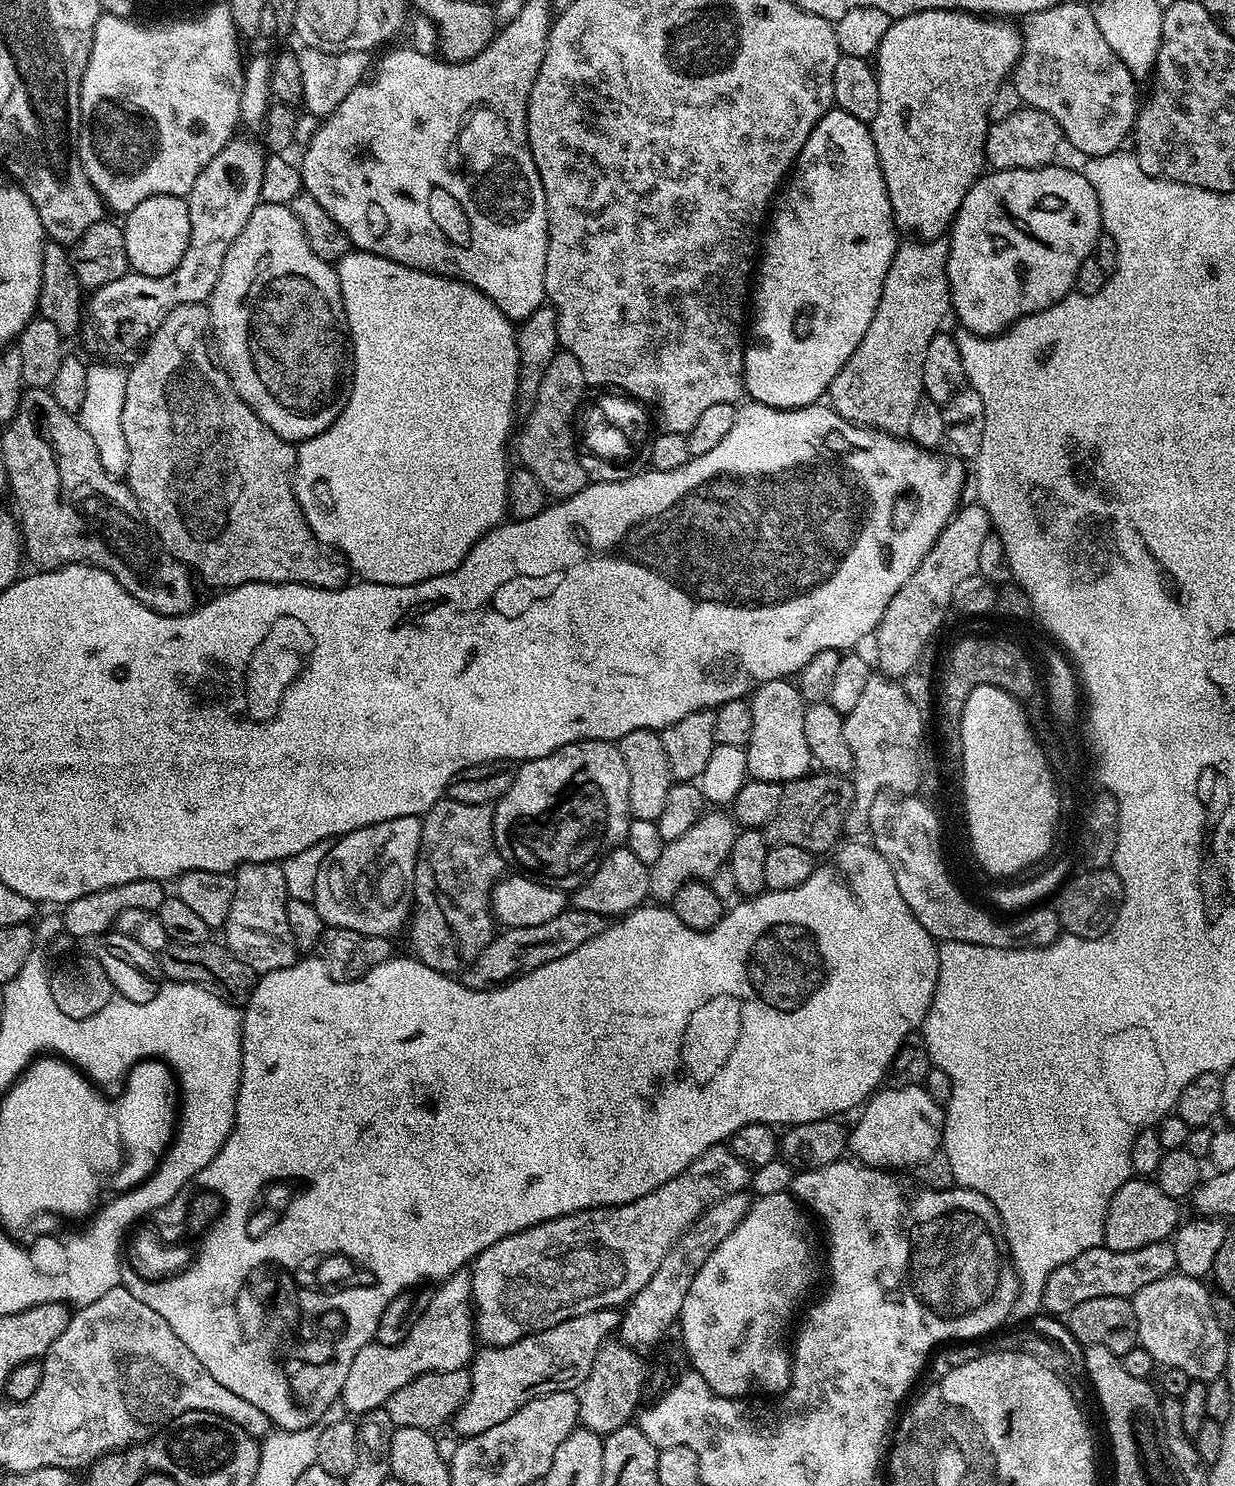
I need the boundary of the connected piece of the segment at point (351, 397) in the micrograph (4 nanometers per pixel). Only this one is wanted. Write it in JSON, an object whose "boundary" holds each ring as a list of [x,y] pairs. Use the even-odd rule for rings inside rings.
{"boundary":[[[350,250],[335,265],[336,277],[340,283],[340,293],[342,294],[342,302],[344,303],[344,313],[346,314],[346,322],[348,323],[348,338],[350,341],[350,387],[348,389],[348,400],[344,404],[344,409],[338,414],[336,421],[326,430],[322,430],[322,434],[318,434],[309,440],[299,441],[296,450],[296,470],[292,478],[292,489],[296,495],[298,506],[302,510],[302,514],[306,518],[306,522],[310,526],[310,530],[316,535],[321,545],[328,546],[333,544],[337,548],[335,551],[346,561],[349,569],[353,573],[356,572],[361,581],[370,584],[393,584],[394,586],[406,586],[407,584],[417,584],[423,580],[429,580],[435,576],[441,576],[447,572],[452,572],[466,558],[466,554],[470,554],[470,550],[474,545],[492,531],[497,524],[505,519],[508,512],[508,474],[510,465],[508,465],[508,448],[510,452],[510,440],[508,444],[508,435],[512,432],[512,419],[518,416],[518,405],[516,402],[516,391],[518,390],[518,346],[516,345],[516,328],[513,321],[508,319],[506,314],[502,314],[502,310],[498,310],[498,306],[494,306],[494,302],[490,302],[490,298],[486,298],[486,294],[482,294],[474,286],[463,284],[460,280],[451,280],[448,276],[435,276],[429,272],[422,270],[414,270],[410,266],[402,266],[398,262],[390,262],[390,258],[382,258],[378,254],[370,254],[359,250]],[[325,488],[328,496],[332,499],[332,508],[320,508],[320,491]]]}

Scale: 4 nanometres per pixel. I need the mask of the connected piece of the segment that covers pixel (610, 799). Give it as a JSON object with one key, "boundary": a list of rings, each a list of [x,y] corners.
{"boundary":[[[579,740],[542,758],[523,761],[517,768],[516,777],[492,808],[494,842],[500,856],[505,865],[513,864],[513,869],[551,888],[575,890],[592,877],[609,852],[628,839],[630,774],[626,774],[620,749],[607,740]]]}

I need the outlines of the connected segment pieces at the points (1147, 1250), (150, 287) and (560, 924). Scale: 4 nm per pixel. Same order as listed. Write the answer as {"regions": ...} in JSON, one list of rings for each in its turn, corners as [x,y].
{"regions":[[[[1168,1240],[1154,1242],[1150,1246],[1142,1246],[1138,1250],[1115,1252],[1103,1246],[1091,1248],[1078,1258],[1058,1266],[1046,1278],[1044,1283],[1043,1311],[1067,1314],[1078,1306],[1078,1302],[1086,1302],[1086,1298],[1102,1298],[1103,1296],[1131,1297],[1142,1286],[1150,1286],[1150,1282],[1158,1282],[1158,1278],[1166,1278],[1177,1271],[1174,1258],[1174,1246]]],[[[233,138],[226,147],[198,174],[194,186],[186,197],[190,210],[190,242],[186,246],[186,254],[182,254],[182,262],[170,270],[165,276],[141,276],[129,274],[118,278],[118,282],[106,282],[106,286],[95,289],[86,304],[86,316],[92,319],[92,348],[101,352],[101,357],[108,358],[111,352],[124,352],[118,357],[119,363],[131,366],[136,363],[137,353],[128,352],[131,348],[139,349],[151,340],[156,327],[164,321],[164,316],[180,304],[202,304],[211,297],[214,286],[218,282],[218,274],[222,274],[222,262],[226,258],[226,250],[242,234],[242,226],[254,214],[256,205],[261,203],[260,190],[262,188],[262,170],[266,159],[266,152],[258,143],[252,140]]],[[[569,907],[558,918],[550,918],[550,922],[542,922],[542,926],[526,926],[525,928],[509,928],[493,935],[492,941],[474,958],[474,962],[468,965],[462,973],[462,983],[468,988],[495,988],[501,984],[507,984],[508,981],[516,979],[517,976],[526,974],[530,970],[538,970],[546,962],[554,962],[554,958],[566,958],[573,950],[578,950],[582,942],[590,942],[590,938],[598,938],[602,930],[608,928],[609,921],[602,914],[596,914],[594,910],[578,910]]]]}

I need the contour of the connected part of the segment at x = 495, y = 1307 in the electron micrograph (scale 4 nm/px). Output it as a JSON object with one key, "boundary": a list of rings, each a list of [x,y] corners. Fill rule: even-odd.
{"boundary":[[[715,1144],[694,1158],[682,1174],[634,1202],[609,1208],[587,1208],[494,1242],[494,1246],[474,1257],[470,1265],[475,1335],[479,1339],[481,1336],[485,1345],[501,1348],[534,1332],[558,1326],[558,1322],[566,1322],[578,1314],[627,1305],[632,1296],[654,1278],[654,1270],[658,1270],[672,1244],[709,1206],[726,1195],[745,1191],[749,1184],[749,1165],[732,1153],[731,1147]]]}

